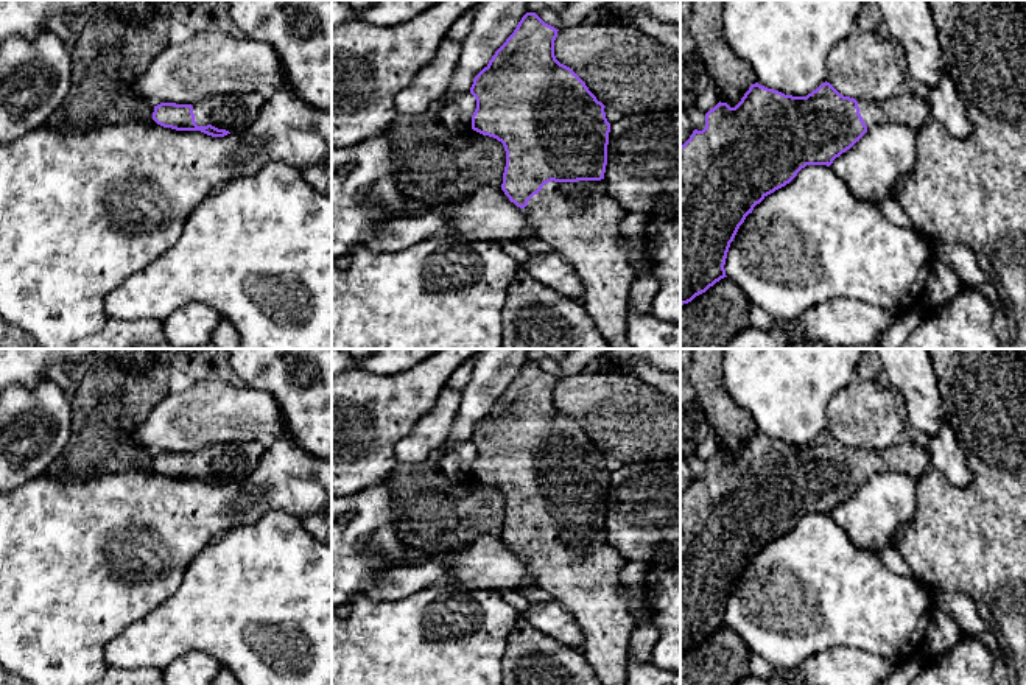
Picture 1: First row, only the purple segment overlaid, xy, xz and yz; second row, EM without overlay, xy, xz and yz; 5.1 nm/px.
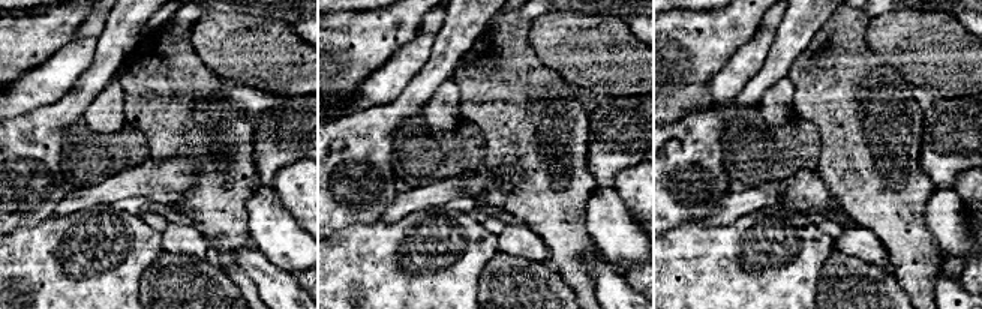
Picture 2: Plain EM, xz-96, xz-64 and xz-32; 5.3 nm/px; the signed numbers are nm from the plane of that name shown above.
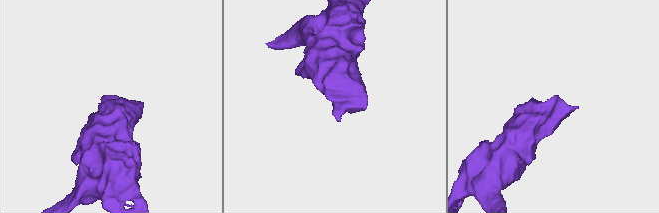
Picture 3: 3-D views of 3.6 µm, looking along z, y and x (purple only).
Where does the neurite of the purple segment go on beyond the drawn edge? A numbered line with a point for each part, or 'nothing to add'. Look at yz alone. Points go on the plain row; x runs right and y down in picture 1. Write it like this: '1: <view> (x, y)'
1: yz (908, 458)

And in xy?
1: xy (232, 461)

